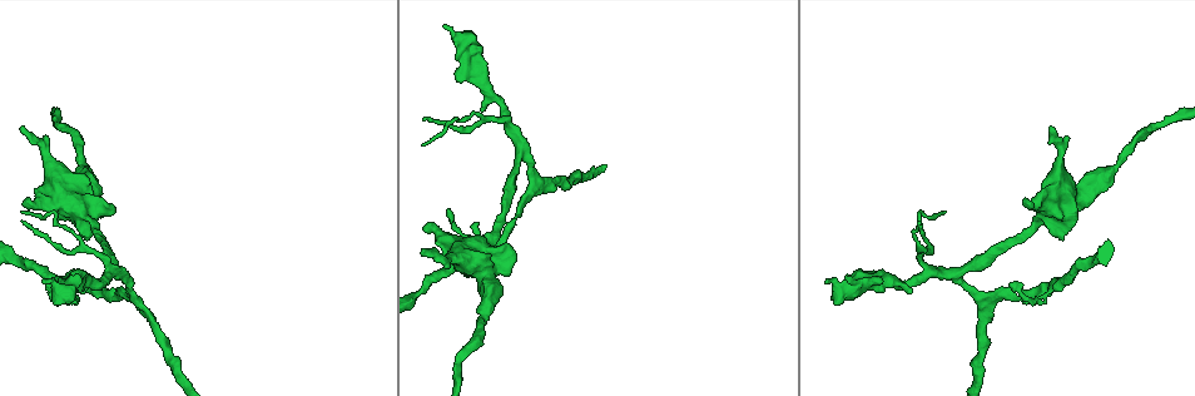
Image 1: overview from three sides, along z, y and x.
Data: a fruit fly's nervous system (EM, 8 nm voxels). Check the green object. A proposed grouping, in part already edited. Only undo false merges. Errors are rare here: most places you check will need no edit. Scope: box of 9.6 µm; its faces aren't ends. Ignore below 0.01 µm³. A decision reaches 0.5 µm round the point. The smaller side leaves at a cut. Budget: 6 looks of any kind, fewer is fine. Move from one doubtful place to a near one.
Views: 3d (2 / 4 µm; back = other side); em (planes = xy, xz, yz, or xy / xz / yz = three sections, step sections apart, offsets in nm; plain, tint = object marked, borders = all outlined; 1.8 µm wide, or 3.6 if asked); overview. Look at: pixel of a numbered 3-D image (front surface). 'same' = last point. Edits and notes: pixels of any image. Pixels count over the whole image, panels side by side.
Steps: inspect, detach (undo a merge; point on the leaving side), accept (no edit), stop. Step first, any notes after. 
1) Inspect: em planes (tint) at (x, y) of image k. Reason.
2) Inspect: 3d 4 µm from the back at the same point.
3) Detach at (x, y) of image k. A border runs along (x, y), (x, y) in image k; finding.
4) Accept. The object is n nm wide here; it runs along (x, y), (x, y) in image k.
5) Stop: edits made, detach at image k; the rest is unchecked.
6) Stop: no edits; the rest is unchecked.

Inspect: em xy step 16 (tint) at (69, 292) of image 1. Abrupt turn.

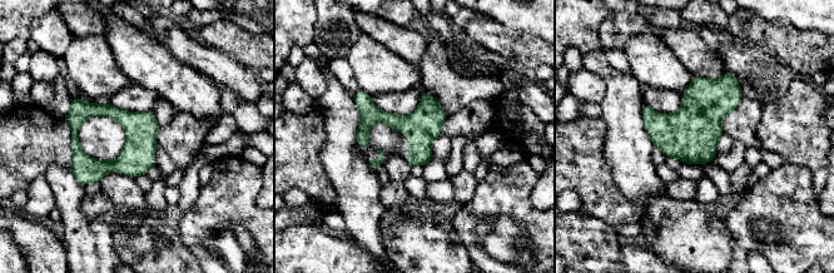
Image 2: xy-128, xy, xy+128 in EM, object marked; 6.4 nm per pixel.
Accept. It runs along (74, 100), (118, 114), (152, 162) in image 2; one neuron here.

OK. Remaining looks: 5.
Inspect: em planes (plain) at (134, 298) of image 1. Arms part here.

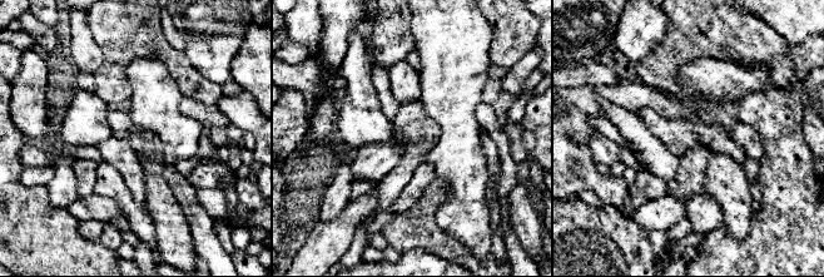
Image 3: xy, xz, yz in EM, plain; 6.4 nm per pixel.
Inspect: em planes (tint) at the same point. With the object marked.

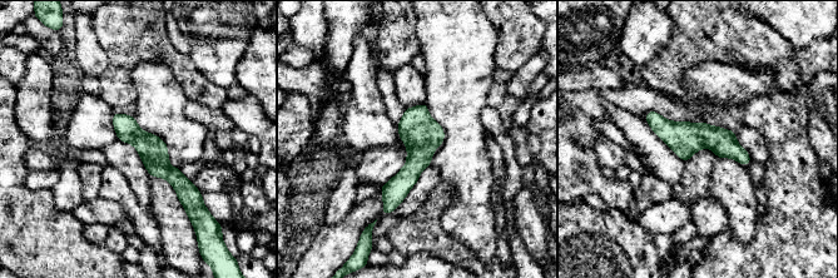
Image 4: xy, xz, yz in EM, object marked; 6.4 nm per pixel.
Accept. It runs along (424, 108), (418, 158), (388, 209) in image 4; continuous, no second neuron.

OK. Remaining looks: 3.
Inspect: em xz step 4 (plain) at (1058, 287) of image 1.

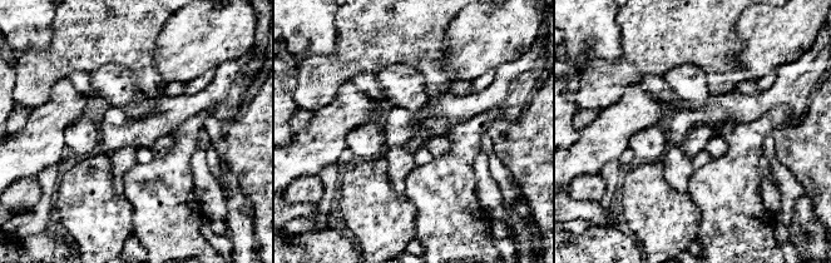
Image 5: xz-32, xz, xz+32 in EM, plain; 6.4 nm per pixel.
Inspect: em xz step 4 (tint) at the same point.

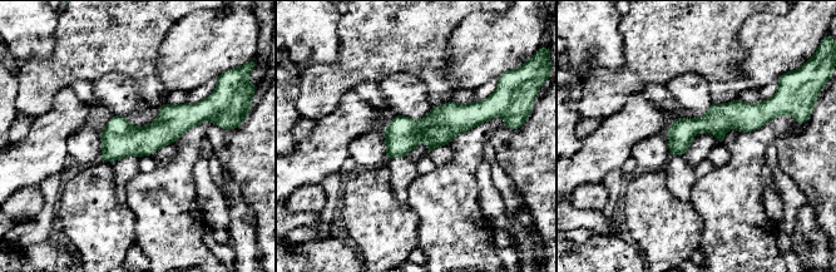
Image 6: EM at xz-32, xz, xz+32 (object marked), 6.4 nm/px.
Accept. The object is 160 nm wide here; all the same neuron.

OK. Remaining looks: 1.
Stop: no edits; the rest is unchecked.

